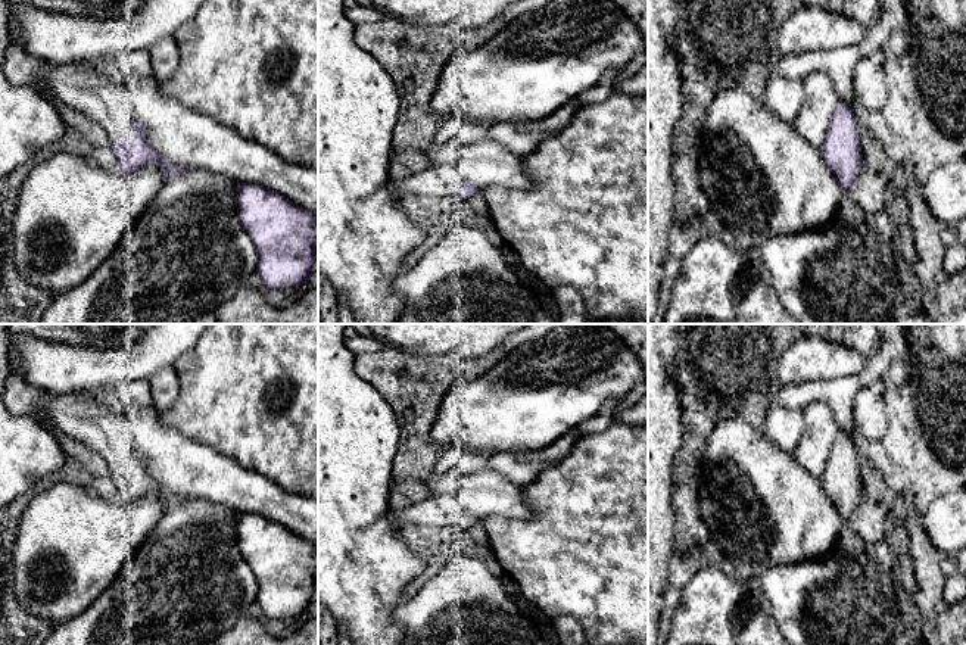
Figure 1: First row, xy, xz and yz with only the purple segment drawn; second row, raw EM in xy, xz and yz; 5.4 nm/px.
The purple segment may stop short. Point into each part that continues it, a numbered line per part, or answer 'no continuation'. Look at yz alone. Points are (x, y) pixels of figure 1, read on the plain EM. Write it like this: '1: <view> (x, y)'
no continuation

